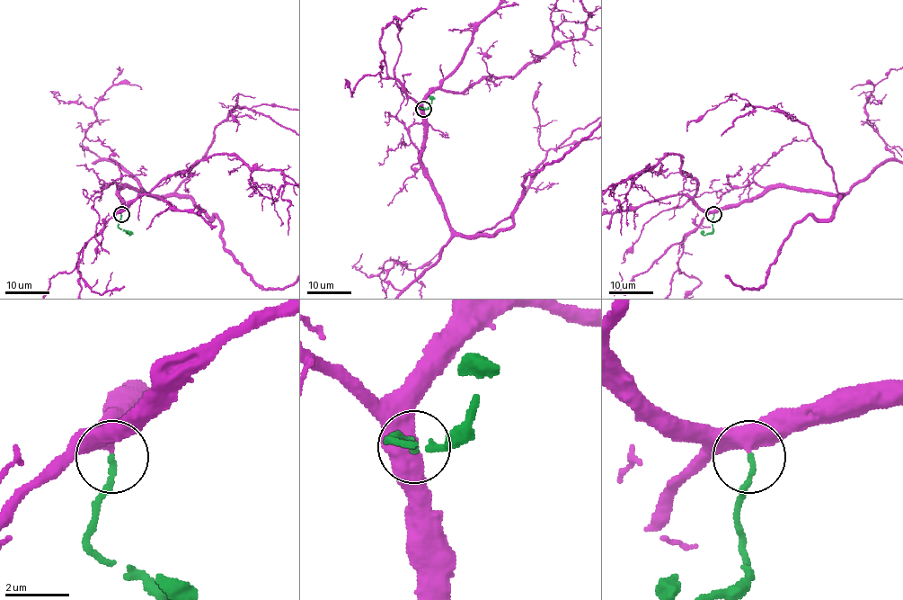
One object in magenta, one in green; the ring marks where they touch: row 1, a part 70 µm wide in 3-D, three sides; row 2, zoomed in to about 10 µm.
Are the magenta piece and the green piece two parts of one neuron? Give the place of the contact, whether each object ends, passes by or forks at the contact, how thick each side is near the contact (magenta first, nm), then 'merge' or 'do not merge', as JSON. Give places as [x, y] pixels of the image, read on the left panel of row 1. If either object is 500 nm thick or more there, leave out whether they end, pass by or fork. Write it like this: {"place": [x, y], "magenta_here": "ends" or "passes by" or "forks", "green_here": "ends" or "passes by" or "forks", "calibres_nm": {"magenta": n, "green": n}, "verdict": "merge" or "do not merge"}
{"place": [121, 214], "magenta_here": "passes by", "green_here": "ends", "calibres_nm": {"magenta": 480, "green": 160}, "verdict": "merge"}

